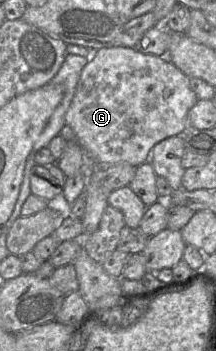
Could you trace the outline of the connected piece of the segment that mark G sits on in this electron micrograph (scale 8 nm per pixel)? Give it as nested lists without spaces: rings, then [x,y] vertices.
[[[105,46],[95,50],[83,68],[72,102],[65,115],[65,123],[74,131],[78,144],[85,151],[89,159],[99,166],[108,166],[117,163],[128,163],[140,166],[149,161],[151,149],[160,141],[177,135],[182,135],[188,128],[188,112],[198,101],[198,97],[189,85],[189,77],[178,69],[166,56],[141,53],[135,48],[123,46]]]

